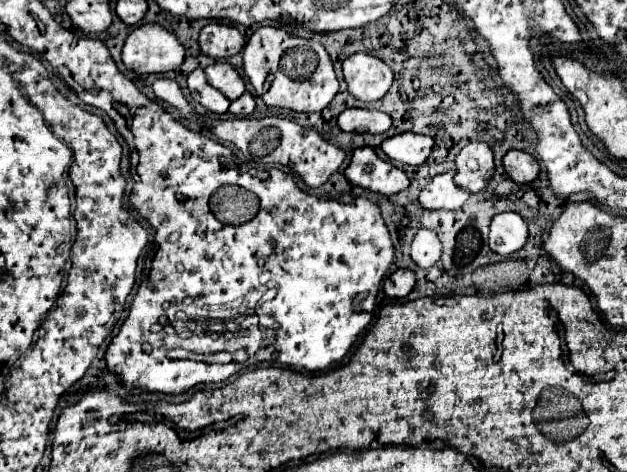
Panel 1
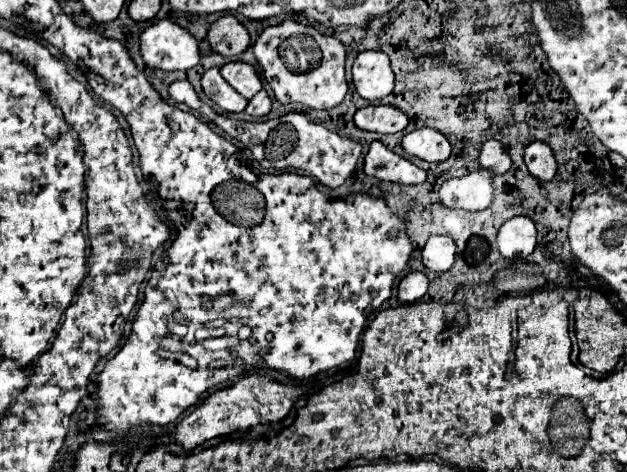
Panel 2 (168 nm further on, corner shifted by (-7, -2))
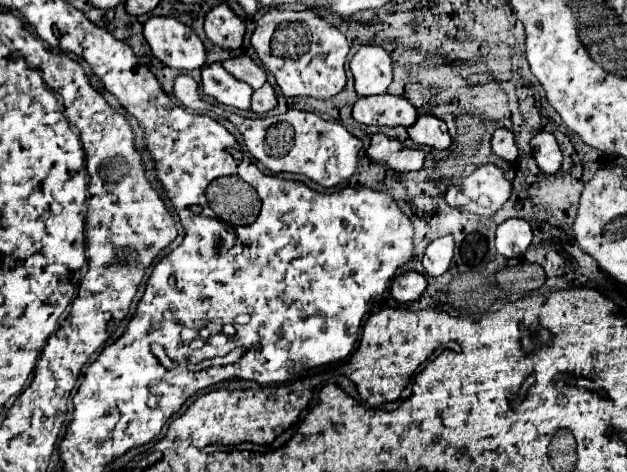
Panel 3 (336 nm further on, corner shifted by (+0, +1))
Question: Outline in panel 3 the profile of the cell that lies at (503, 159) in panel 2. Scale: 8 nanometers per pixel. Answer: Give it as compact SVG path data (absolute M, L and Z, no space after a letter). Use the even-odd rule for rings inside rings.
M496 129L494 131L492 153L502 157L504 161L514 161L518 157L518 147L514 143L514 135L508 129Z

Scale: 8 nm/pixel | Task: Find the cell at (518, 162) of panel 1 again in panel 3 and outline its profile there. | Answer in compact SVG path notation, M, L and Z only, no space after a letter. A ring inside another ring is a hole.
M538 133L538 135L532 137L530 147L532 147L532 157L534 157L536 165L540 167L540 171L552 175L552 173L556 173L560 169L562 153L558 149L558 143L556 143L554 135Z

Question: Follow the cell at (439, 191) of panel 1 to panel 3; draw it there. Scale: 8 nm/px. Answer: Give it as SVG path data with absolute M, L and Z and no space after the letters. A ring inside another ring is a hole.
M488 163L480 165L460 185L448 187L444 197L450 207L490 217L504 205L510 191L512 183L504 179L502 169Z

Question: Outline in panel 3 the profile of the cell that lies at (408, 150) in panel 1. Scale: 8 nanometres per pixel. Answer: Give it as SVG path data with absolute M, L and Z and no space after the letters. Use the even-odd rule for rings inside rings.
M422 115L414 125L408 127L408 137L418 145L428 145L432 149L448 149L452 139L448 135L446 123L432 115Z

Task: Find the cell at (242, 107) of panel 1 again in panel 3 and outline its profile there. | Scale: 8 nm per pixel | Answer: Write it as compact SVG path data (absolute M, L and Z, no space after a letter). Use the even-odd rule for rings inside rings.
M264 83L260 89L256 89L254 93L252 93L252 111L254 113L258 113L258 115L264 115L264 113L268 113L270 109L274 109L274 105L276 105L276 93L274 93L274 87L272 85L268 85L268 83Z

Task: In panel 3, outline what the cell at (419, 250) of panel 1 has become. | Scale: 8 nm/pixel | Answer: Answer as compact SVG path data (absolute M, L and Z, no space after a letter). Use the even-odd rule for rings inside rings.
M444 235L440 239L434 239L426 251L424 251L424 259L422 259L422 265L426 269L428 275L432 277L438 277L442 275L448 265L450 265L450 259L452 259L452 249L454 249L454 239L452 235Z

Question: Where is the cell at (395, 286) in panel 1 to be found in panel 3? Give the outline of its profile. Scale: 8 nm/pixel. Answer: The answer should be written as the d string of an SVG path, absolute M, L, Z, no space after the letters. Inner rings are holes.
M408 271L392 281L390 291L396 301L406 303L406 301L416 301L424 293L424 289L426 289L426 277L416 271Z

